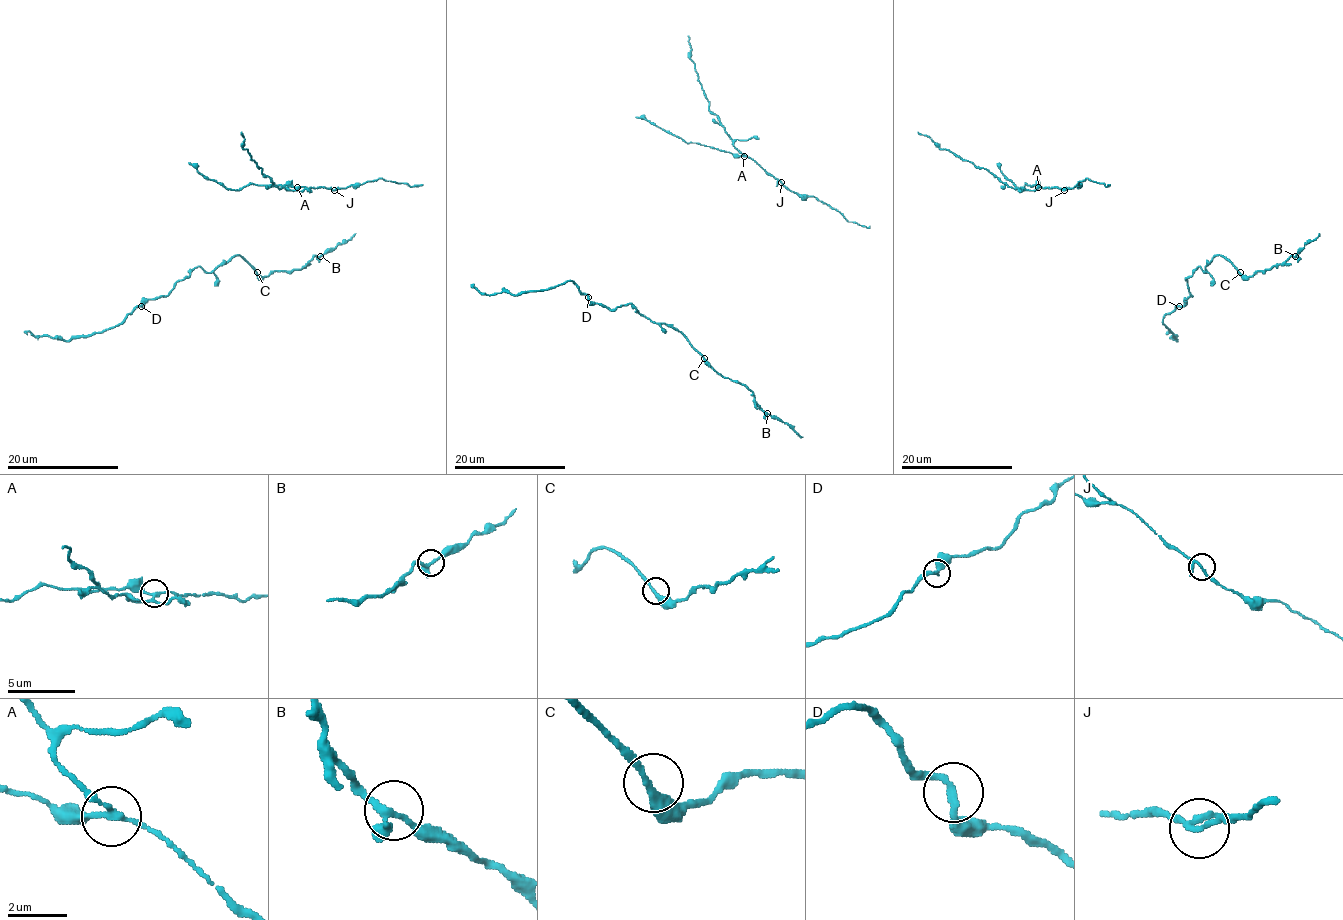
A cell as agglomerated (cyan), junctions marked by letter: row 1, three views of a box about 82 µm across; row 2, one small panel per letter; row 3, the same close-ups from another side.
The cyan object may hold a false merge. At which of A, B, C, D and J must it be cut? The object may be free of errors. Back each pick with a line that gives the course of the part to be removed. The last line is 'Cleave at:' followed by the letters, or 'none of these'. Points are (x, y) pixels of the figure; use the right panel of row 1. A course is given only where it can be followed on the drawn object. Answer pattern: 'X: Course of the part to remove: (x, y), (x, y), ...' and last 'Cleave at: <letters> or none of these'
A: Course of the part to remove: (1037, 187), (1025, 183), (1023, 190), (1018, 189), (1001, 172), (998, 162)
Cleave at: A

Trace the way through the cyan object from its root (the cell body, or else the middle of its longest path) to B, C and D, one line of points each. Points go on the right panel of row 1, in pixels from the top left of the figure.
B: (1214, 254), (1223, 256), (1247, 277), (1255, 271), (1269, 270), (1295, 256)
C: (1214, 254), (1223, 256), (1240, 272)
D: (1214, 254), (1205, 266), (1205, 272), (1198, 267), (1186, 279), (1191, 295), (1183, 306), (1179, 306)

